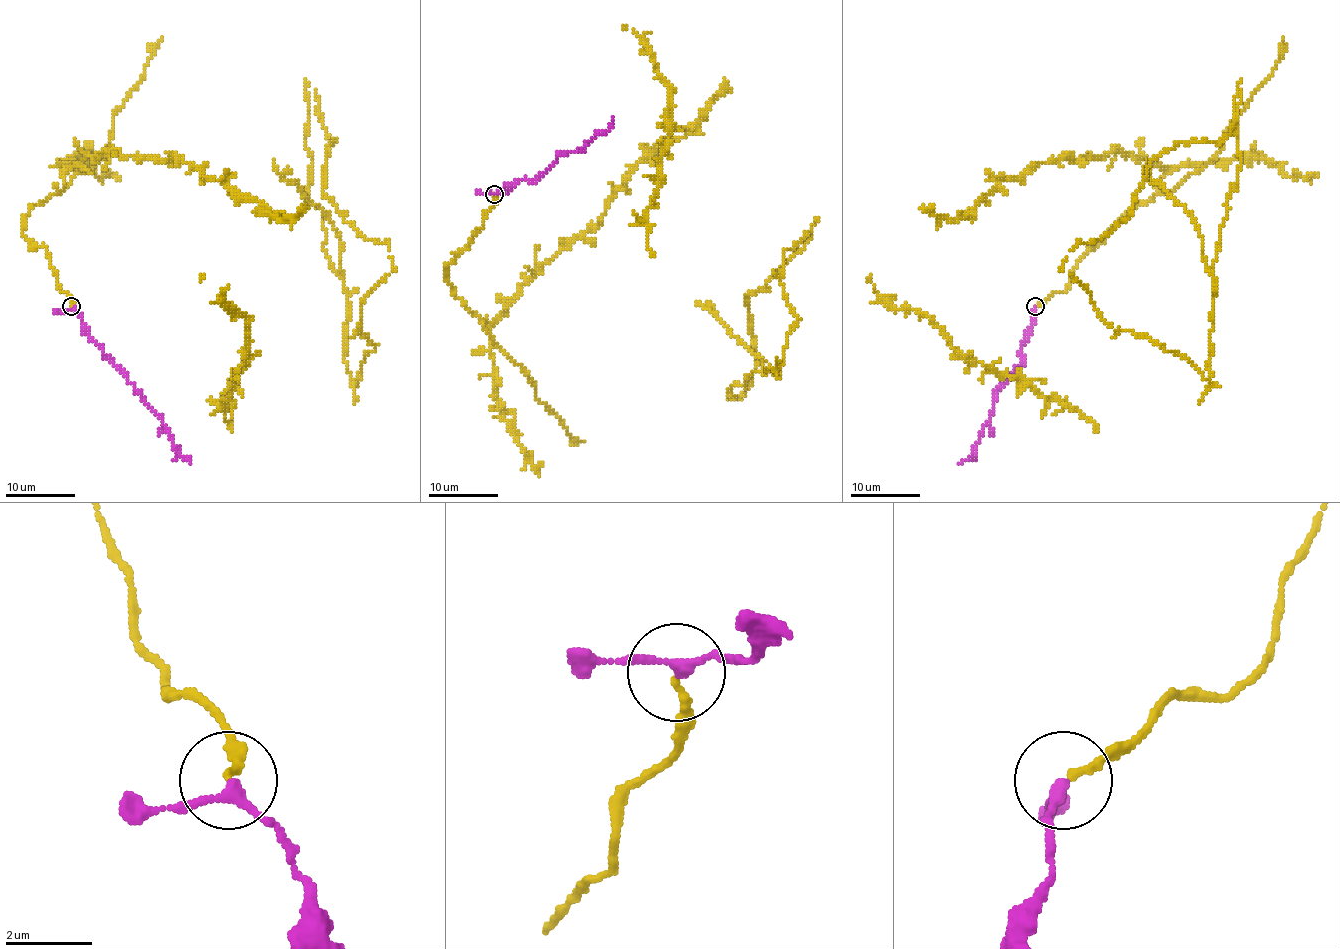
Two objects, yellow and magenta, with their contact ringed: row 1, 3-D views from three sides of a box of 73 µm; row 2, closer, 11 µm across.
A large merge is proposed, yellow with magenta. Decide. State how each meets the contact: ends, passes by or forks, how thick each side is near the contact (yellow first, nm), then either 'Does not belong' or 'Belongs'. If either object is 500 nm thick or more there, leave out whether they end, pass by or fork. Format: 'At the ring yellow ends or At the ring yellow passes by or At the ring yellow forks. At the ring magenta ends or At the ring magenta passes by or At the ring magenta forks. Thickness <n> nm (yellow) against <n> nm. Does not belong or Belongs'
At the ring yellow ends. At the ring magenta passes by. Thickness 170 nm (yellow) against 240 nm. Belongs

